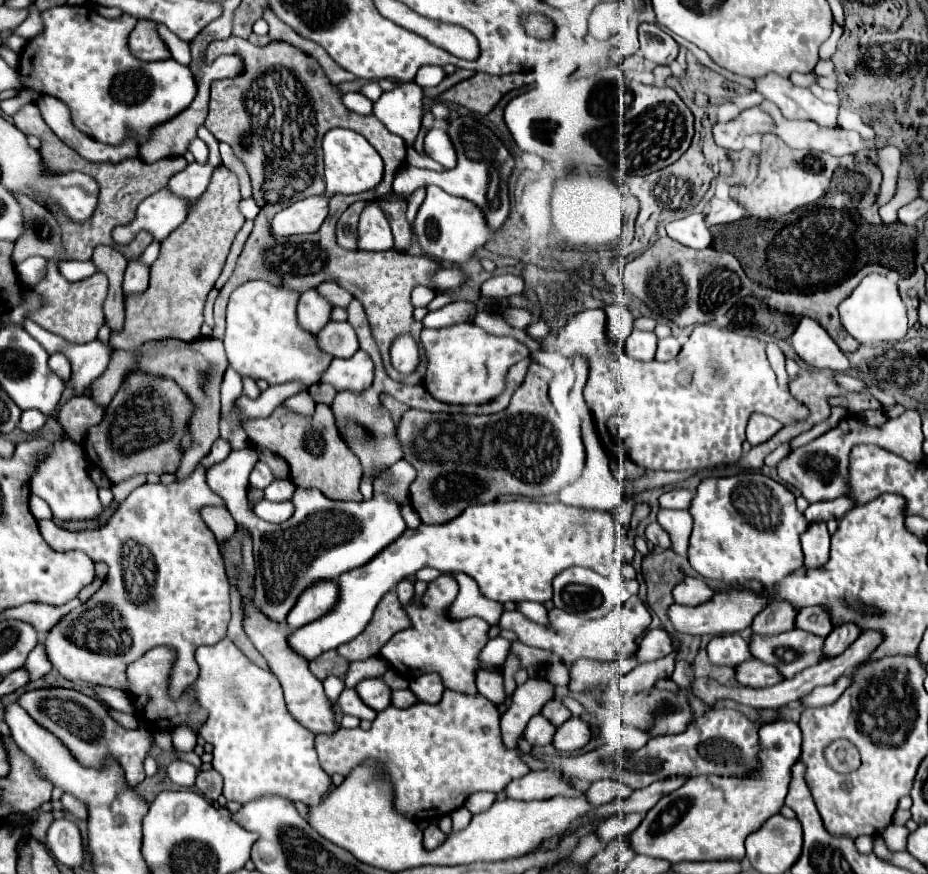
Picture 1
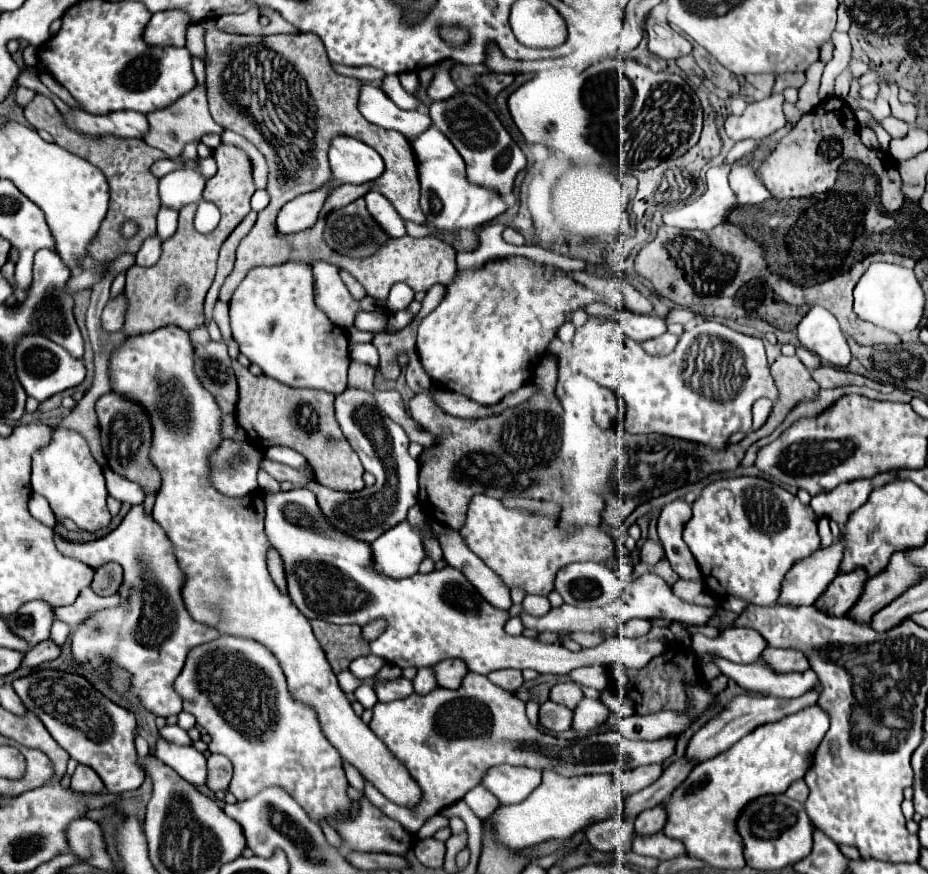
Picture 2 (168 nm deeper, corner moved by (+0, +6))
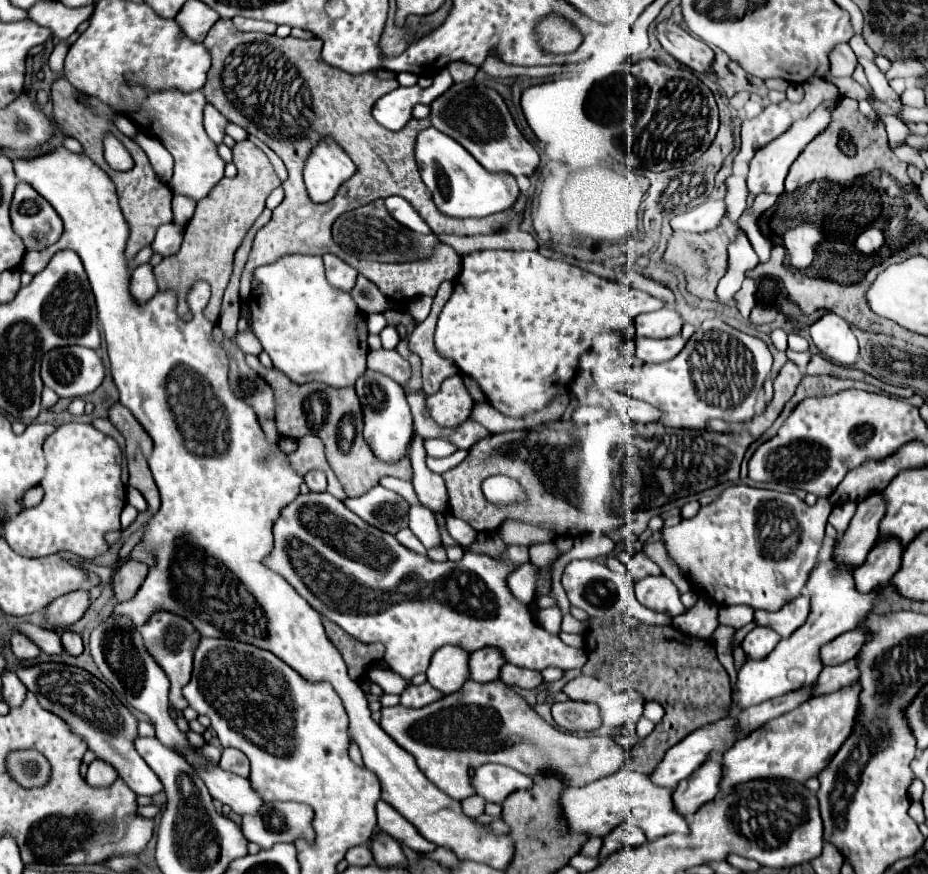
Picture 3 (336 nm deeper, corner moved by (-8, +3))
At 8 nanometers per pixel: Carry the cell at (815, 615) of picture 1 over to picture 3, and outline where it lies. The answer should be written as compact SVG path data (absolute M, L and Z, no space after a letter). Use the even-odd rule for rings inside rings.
M882 539L868 553L866 563L854 571L854 585L858 593L872 593L886 587L892 575L898 571L902 559L902 547L896 539Z

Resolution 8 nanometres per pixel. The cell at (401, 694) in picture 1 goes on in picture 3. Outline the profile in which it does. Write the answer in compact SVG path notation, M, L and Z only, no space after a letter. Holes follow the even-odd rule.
M458 647L438 649L426 671L428 683L444 695L458 691L466 681L466 659L468 653Z

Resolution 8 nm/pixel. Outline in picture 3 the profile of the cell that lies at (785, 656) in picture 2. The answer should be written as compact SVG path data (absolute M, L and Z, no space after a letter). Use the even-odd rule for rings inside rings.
M862 629L846 631L844 635L836 637L834 641L820 647L820 661L822 665L840 665L846 663L846 659L854 659L864 643Z

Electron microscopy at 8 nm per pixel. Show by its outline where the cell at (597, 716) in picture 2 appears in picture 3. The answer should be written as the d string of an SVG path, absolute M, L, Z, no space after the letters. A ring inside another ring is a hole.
M628 689L624 693L610 693L602 695L596 701L602 717L602 725L606 727L622 727L626 723L636 723L642 715L644 699L640 693Z

